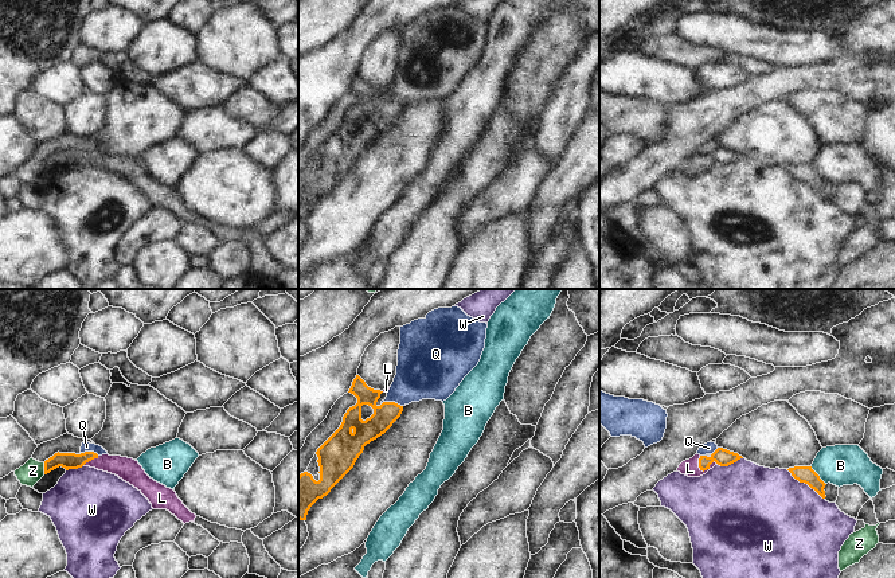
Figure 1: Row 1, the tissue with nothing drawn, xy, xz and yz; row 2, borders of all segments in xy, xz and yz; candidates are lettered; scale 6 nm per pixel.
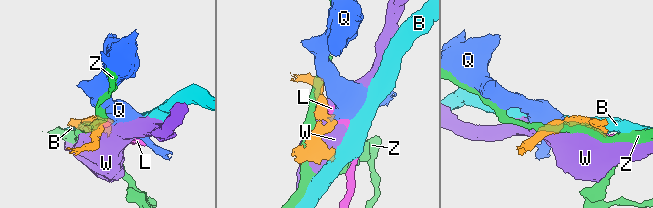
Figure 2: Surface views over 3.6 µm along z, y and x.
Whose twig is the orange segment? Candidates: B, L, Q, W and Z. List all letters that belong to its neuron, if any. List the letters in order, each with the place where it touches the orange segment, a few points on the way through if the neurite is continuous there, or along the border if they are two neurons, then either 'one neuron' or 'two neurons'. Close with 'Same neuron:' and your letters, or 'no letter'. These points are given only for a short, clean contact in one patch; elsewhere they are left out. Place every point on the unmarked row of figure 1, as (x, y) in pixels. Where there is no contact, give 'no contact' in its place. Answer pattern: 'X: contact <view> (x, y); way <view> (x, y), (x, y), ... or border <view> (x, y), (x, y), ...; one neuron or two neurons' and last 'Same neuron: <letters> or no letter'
B: contact yz (817, 174); border yz (811, 164), (825, 183); two neurons
L: contact yz (704, 168); way yz (723, 156), (715, 156), (704, 168), (690, 167); one neuron
Q: contact xz (393, 101); border xz (382, 101), (397, 101), (402, 105); two neurons
W: contact yz (805, 182); two neurons
Z: contact xy (45, 167); two neurons
Same neuron: L

